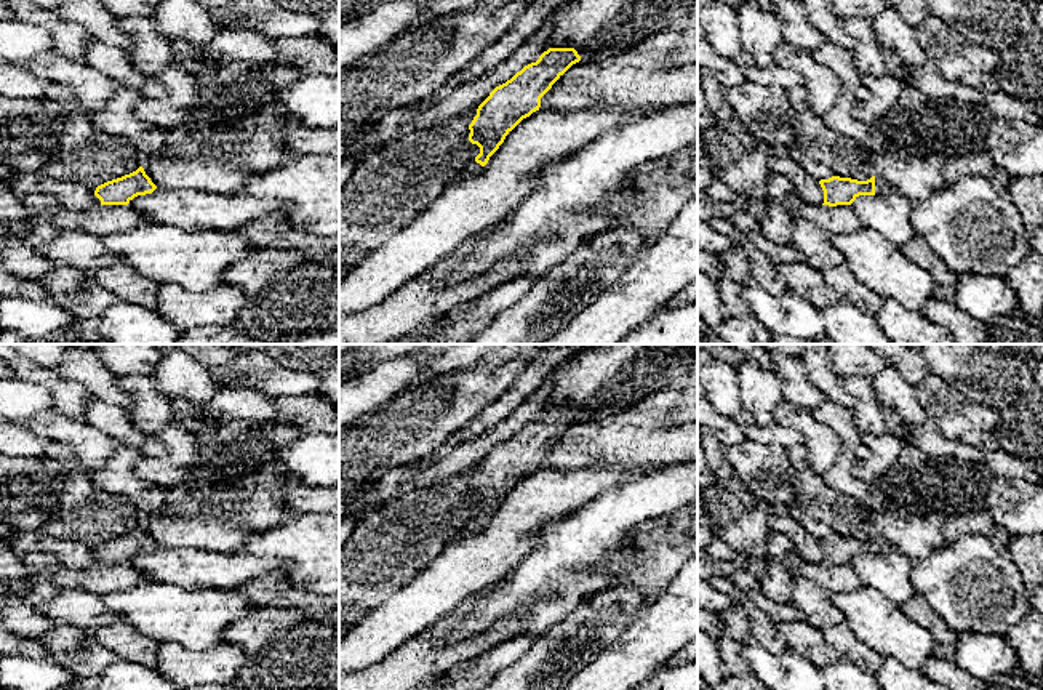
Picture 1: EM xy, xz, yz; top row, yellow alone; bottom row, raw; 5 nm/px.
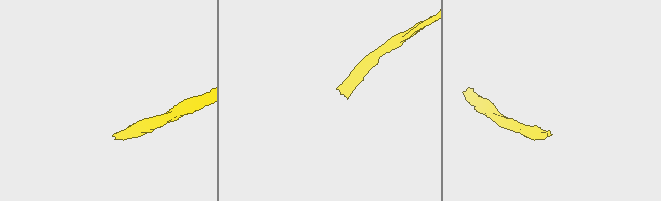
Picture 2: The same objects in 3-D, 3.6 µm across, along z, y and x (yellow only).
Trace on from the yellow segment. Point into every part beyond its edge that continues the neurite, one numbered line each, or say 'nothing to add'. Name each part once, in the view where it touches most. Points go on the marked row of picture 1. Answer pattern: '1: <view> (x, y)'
1: yz (882, 188)

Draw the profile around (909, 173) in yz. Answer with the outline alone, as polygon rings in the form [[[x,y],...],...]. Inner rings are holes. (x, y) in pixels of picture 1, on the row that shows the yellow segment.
[[[891,141],[878,154],[869,157],[873,176],[881,178],[894,192],[910,203],[928,199],[945,187],[944,158],[928,158],[907,146]]]

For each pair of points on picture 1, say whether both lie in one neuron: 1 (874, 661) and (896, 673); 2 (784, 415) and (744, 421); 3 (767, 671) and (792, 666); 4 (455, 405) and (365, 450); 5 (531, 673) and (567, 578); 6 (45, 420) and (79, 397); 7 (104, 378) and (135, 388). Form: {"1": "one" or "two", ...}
{"1": "two", "2": "two", "3": "one", "4": "one", "5": "two", "6": "two", "7": "two"}

